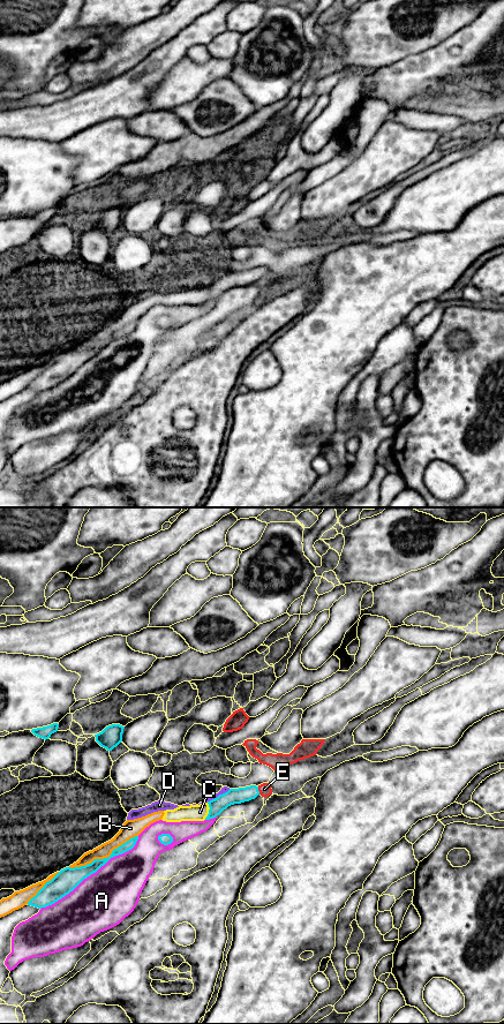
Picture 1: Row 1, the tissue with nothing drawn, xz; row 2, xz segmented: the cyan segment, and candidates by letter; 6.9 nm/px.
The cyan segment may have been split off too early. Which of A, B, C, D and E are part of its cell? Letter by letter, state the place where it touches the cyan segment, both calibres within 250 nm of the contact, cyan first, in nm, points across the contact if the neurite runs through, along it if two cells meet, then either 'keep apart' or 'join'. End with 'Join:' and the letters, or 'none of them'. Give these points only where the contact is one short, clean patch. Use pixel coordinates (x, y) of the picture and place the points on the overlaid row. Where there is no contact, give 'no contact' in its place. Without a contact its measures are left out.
A: contact xz (91, 873); calibres 160 and 400 nm; keep apart
B: contact xz (104, 858); calibres 120 and 100 nm; keep apart
C: contact xz (209, 811); calibres 110 and 110 nm; border xz (208, 803), (209, 811), (204, 819); keep apart
D: contact xz (219, 795); calibres 110 and 50 nm; border xz (230, 789), (207, 802); keep apart
E: contact xz (257, 790); calibres 110 and 90 nm; way xz (233, 796), (257, 790), (264, 789); join
Join: E

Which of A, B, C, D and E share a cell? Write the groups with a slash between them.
A / B C / D / E

